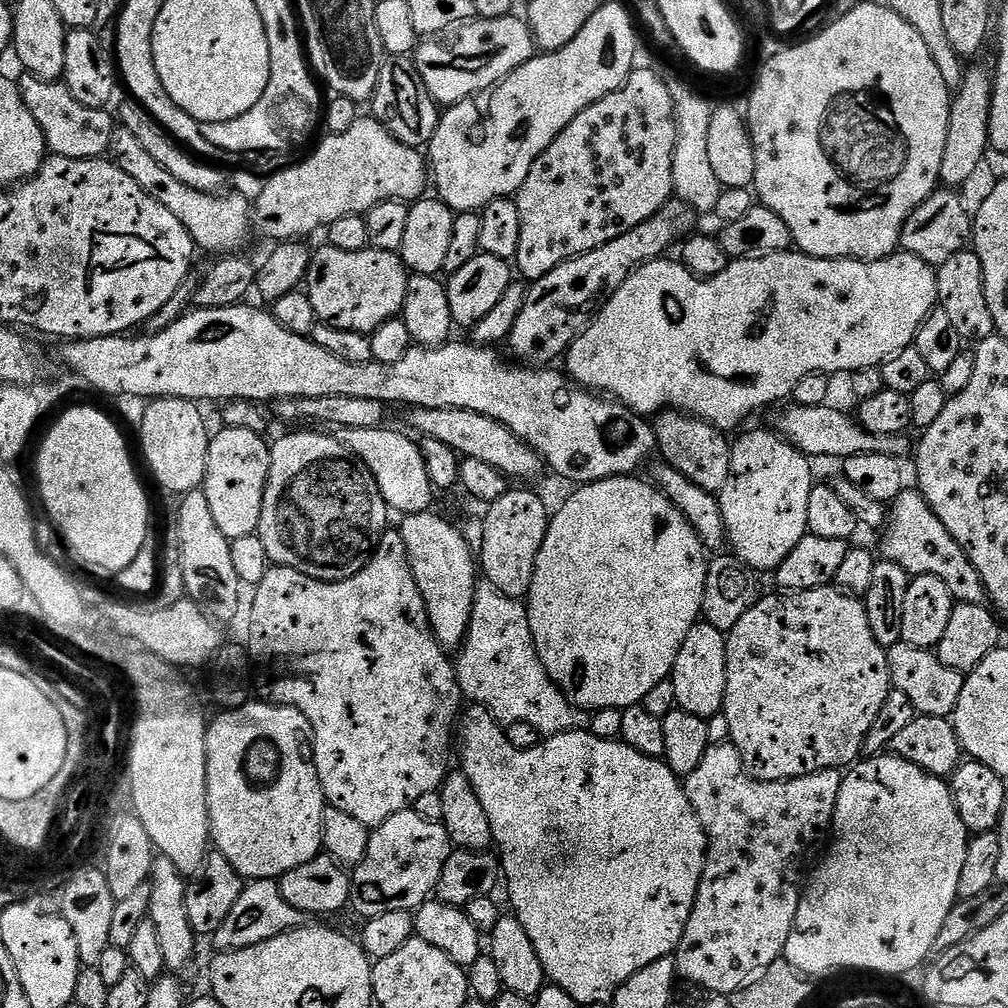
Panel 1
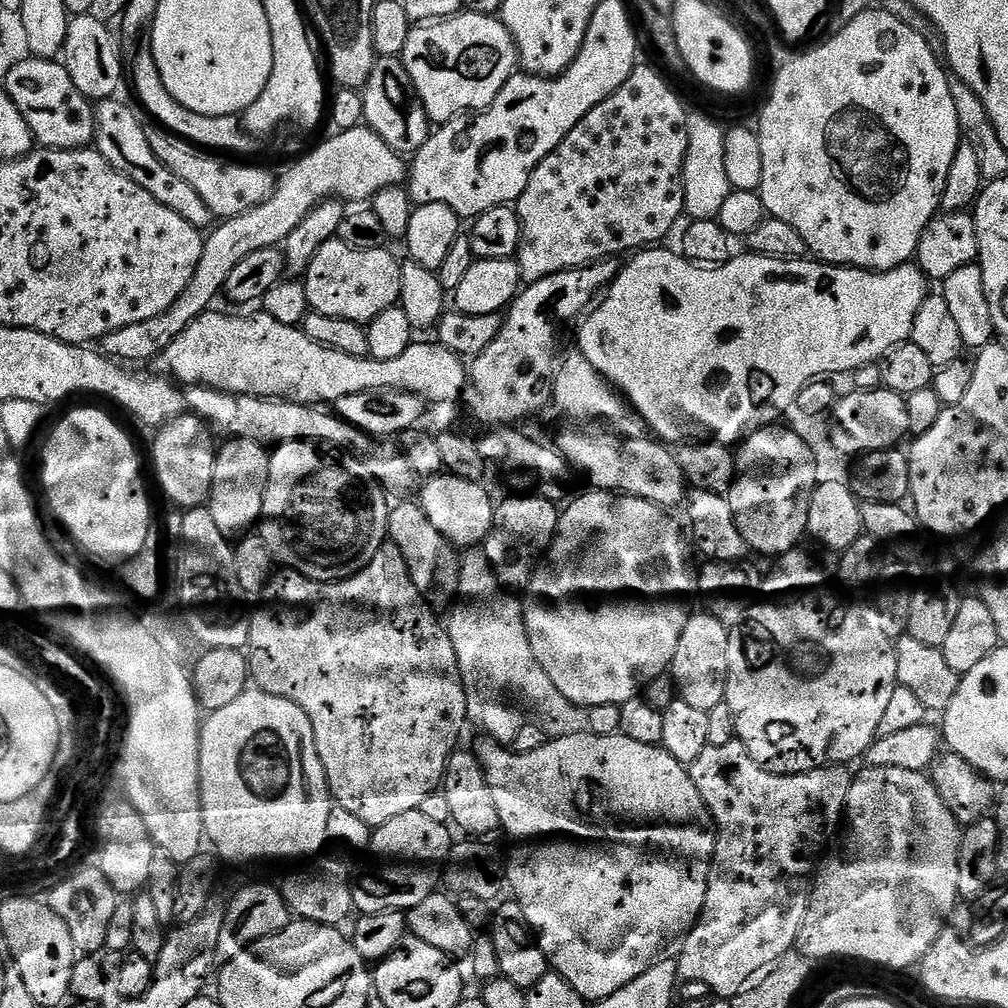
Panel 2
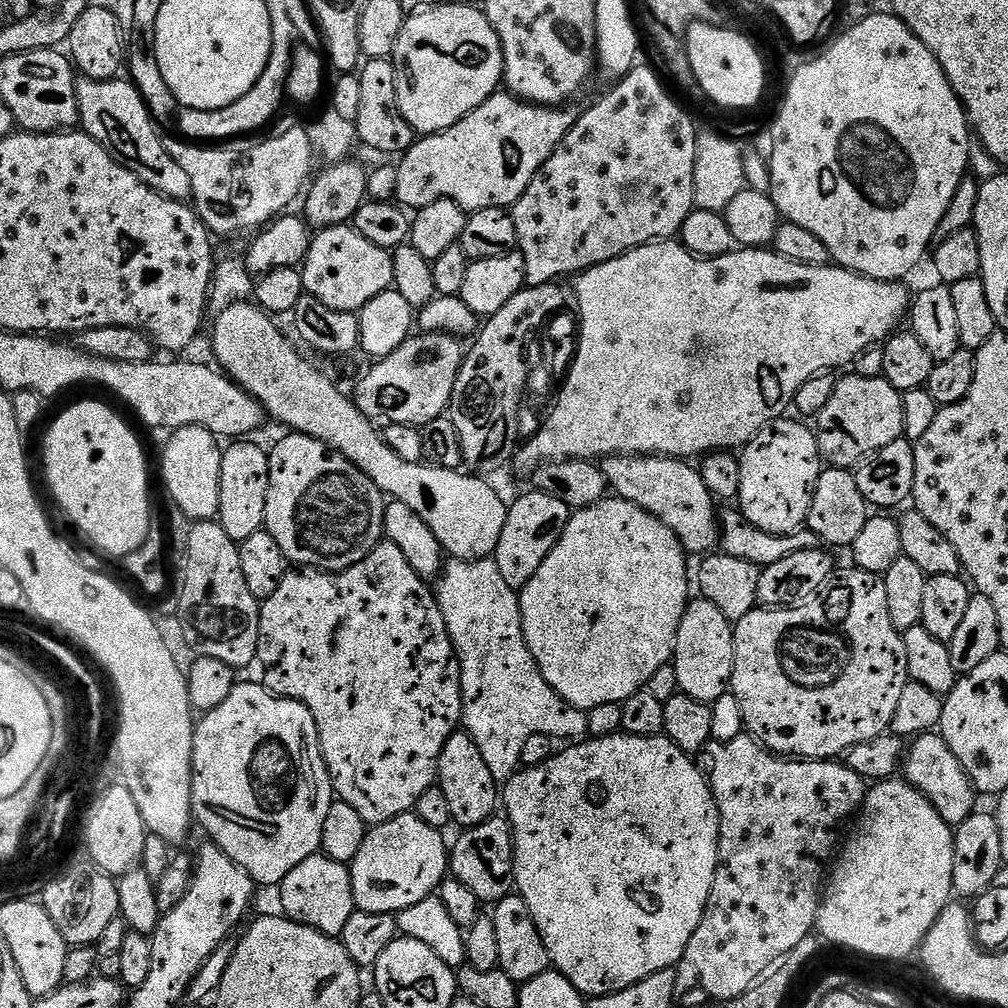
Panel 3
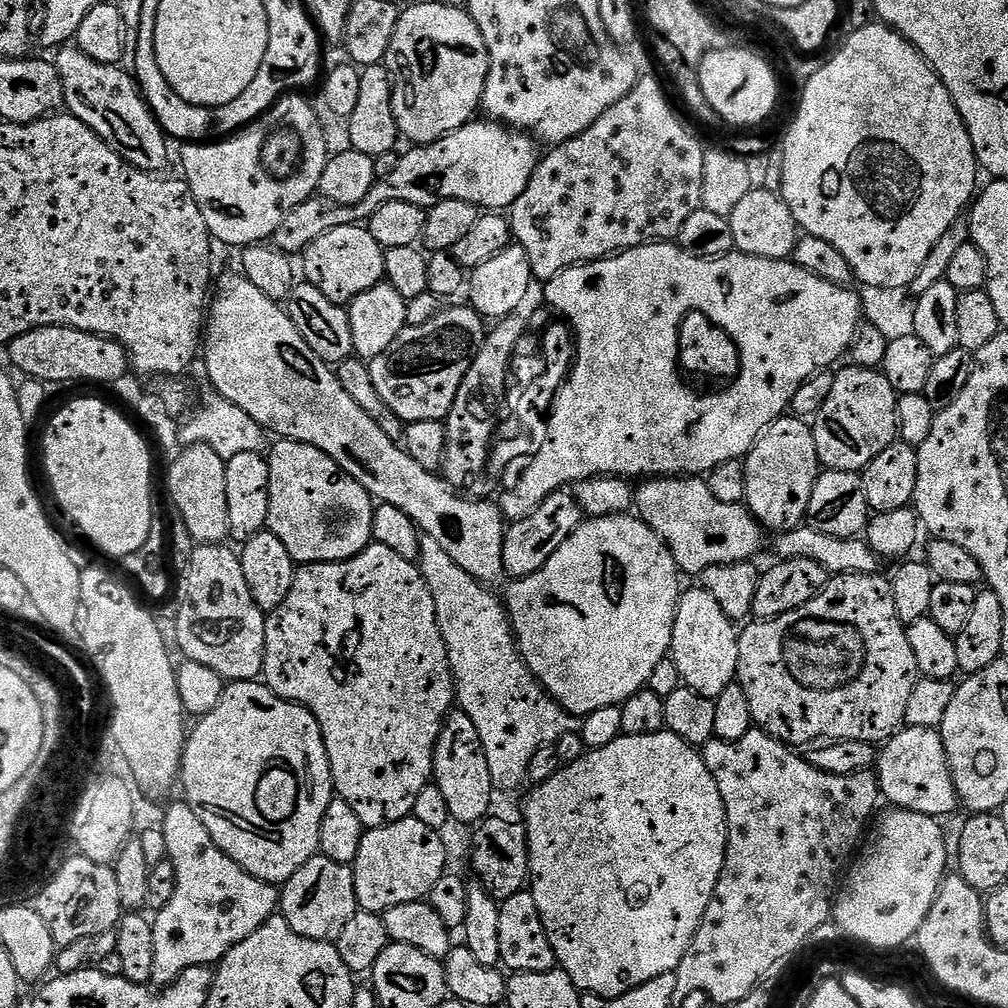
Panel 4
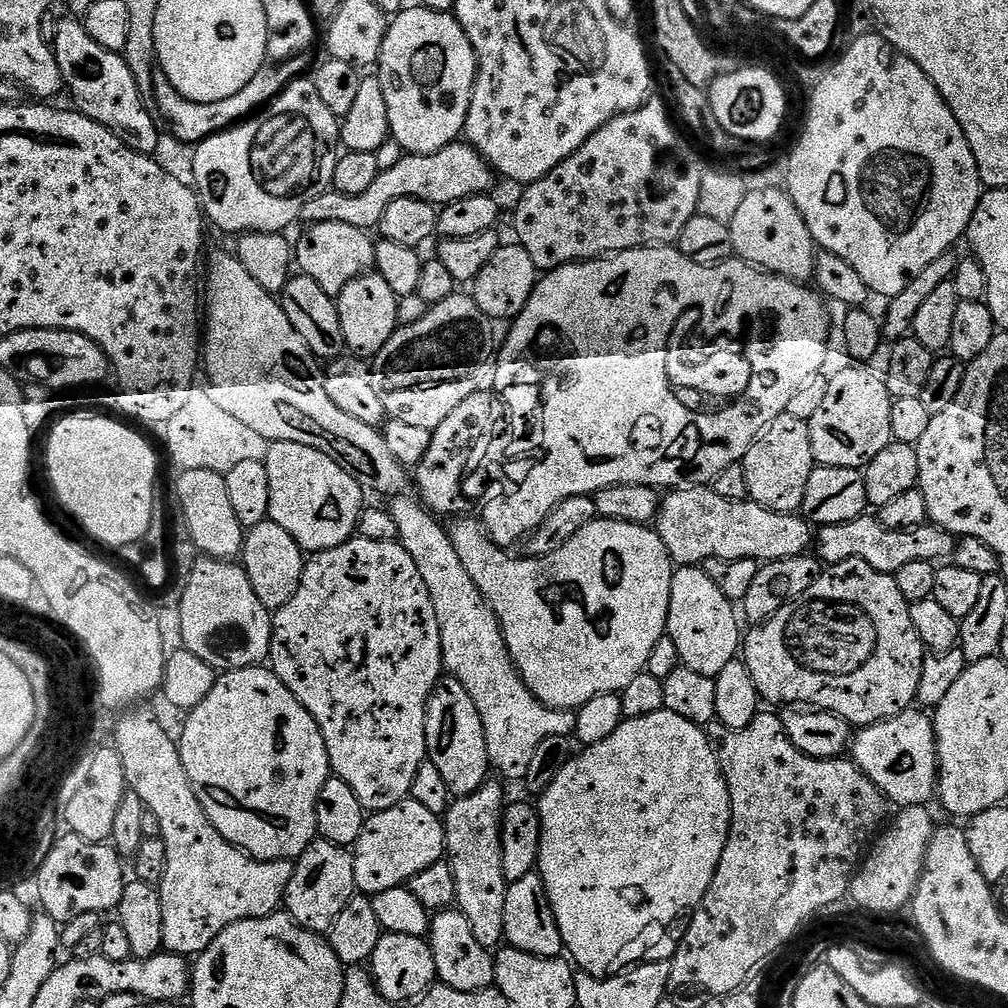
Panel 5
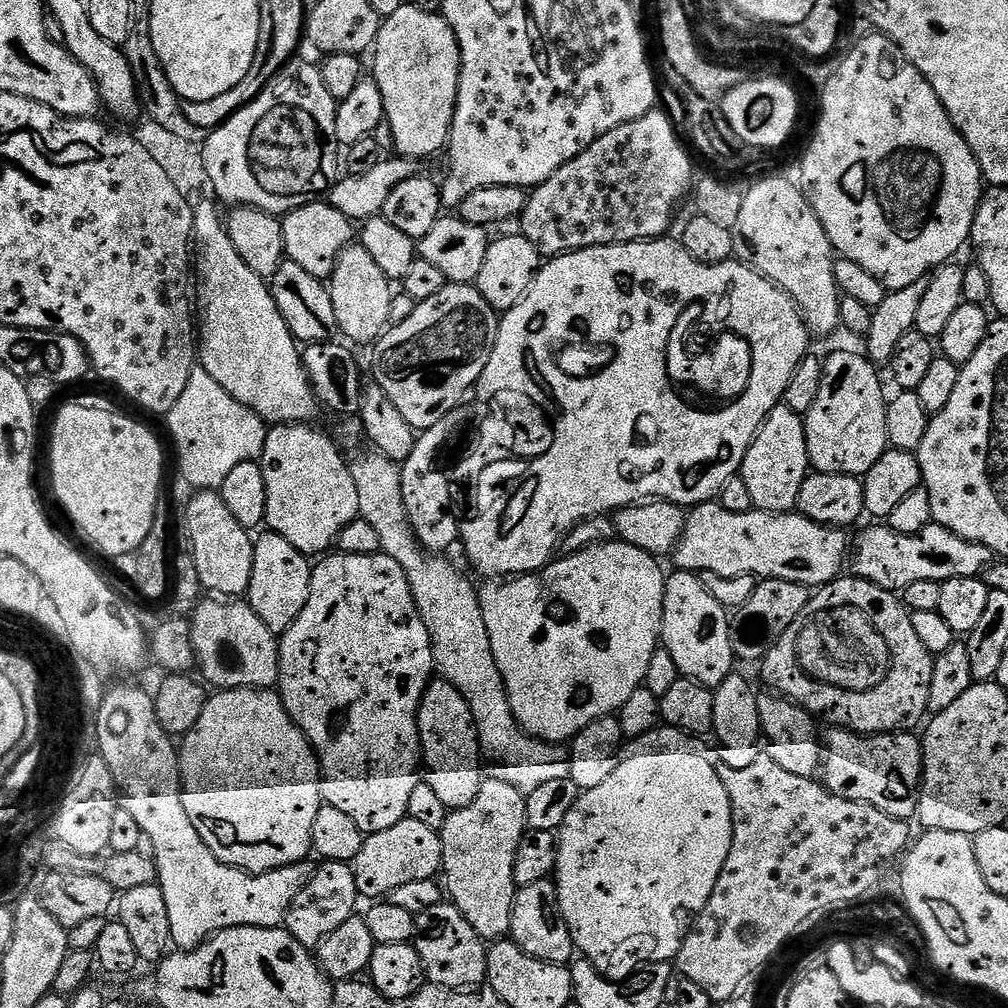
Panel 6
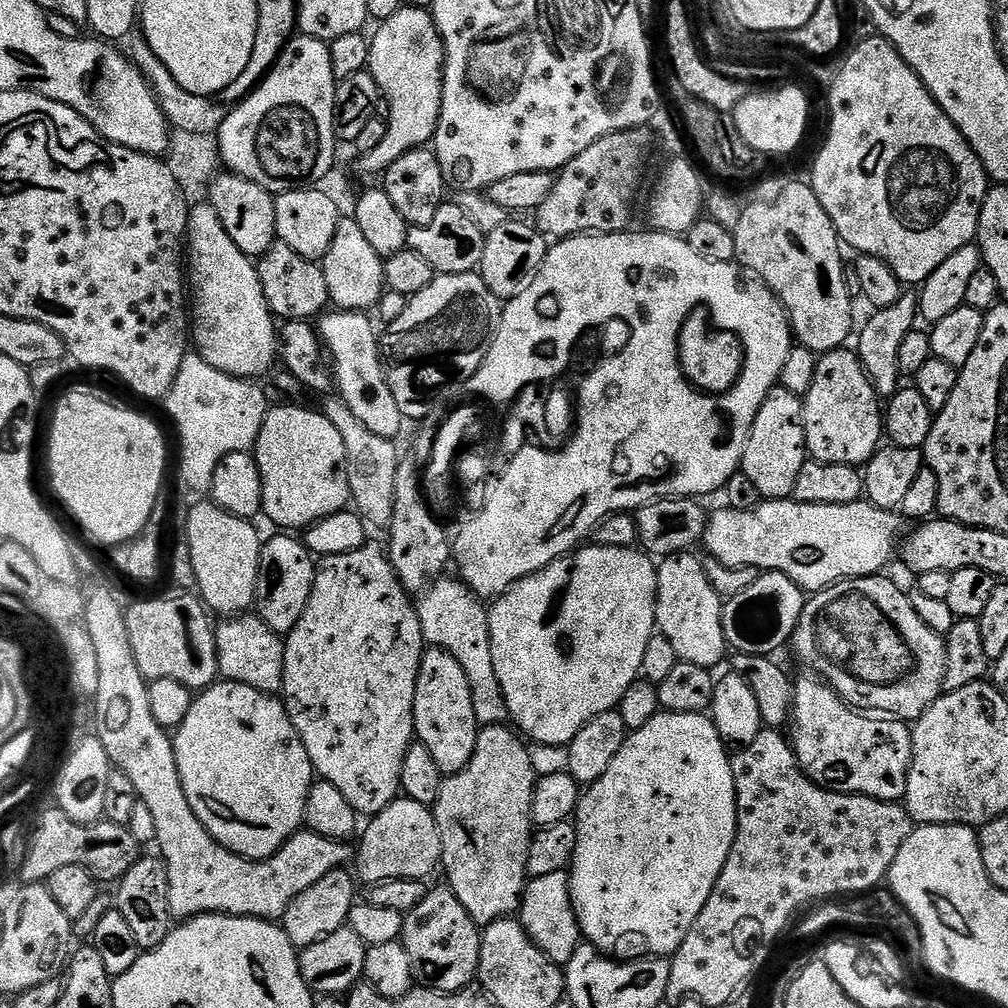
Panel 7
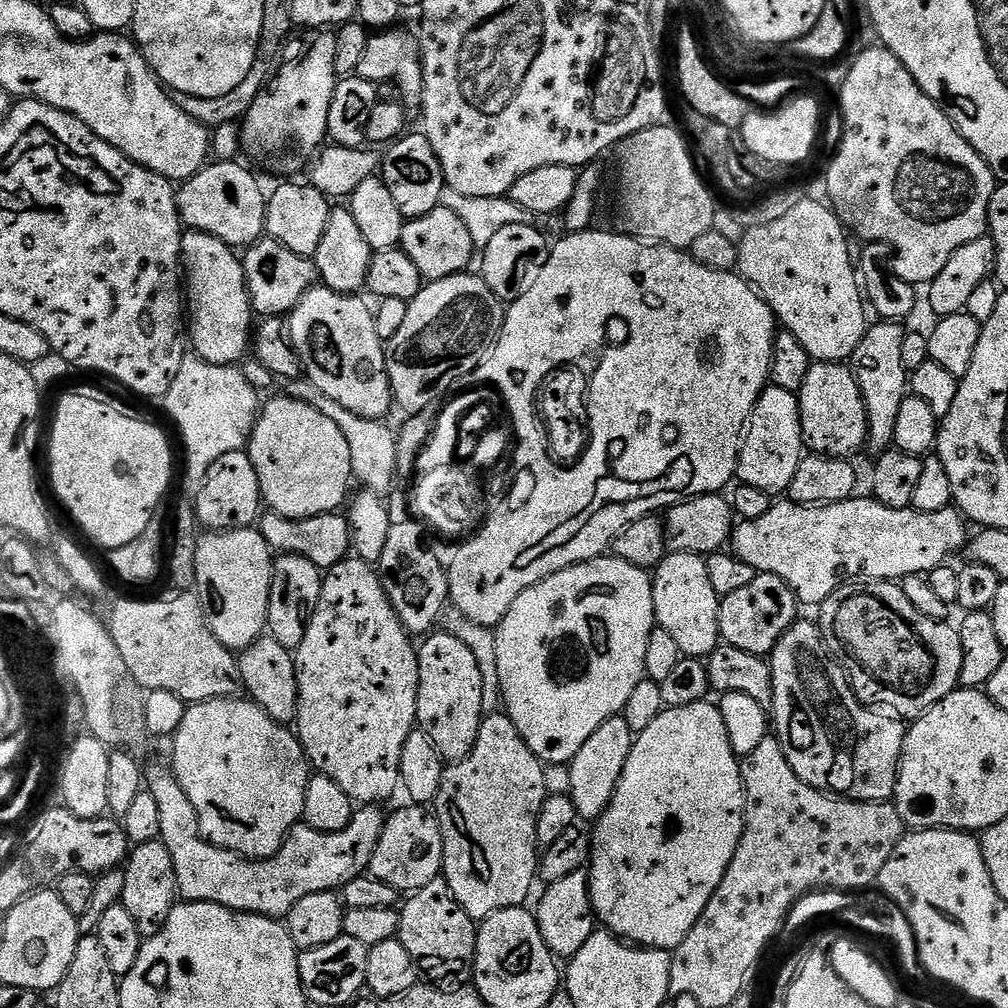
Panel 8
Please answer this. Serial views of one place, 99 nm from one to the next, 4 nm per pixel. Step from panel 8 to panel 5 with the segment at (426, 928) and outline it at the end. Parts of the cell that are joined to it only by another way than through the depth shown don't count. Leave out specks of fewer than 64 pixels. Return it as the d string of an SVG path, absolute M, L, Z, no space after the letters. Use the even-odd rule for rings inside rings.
M445 910L435 913L430 920L430 931L426 937L432 950L434 966L439 983L446 988L463 992L481 992L496 982L496 962L493 953L474 938L470 922L459 910Z

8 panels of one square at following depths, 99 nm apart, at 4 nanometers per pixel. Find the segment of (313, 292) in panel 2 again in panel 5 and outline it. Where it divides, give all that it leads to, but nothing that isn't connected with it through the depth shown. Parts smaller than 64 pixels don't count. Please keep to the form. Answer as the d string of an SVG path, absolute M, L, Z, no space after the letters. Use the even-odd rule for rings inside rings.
M324 218L321 224L308 228L294 240L294 260L299 271L329 290L345 287L355 276L365 273L374 264L374 240L367 231L343 220Z

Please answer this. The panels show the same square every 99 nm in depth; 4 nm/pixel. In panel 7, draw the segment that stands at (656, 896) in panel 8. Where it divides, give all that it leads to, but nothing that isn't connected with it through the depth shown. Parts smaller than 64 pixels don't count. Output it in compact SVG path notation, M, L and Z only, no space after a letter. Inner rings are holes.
M657 712L646 726L629 731L624 738L622 750L610 762L606 774L595 783L587 785L580 797L574 817L576 825L576 845L570 865L570 883L572 885L572 905L580 923L581 937L605 954L621 958L626 962L645 958L670 958L682 946L686 934L694 926L698 914L702 914L702 906L710 898L714 886L718 882L718 874L722 874L722 866L726 866L726 858L730 858L732 843L736 837L736 787L732 773L732 756L729 745L718 734L711 715L678 714L677 712Z

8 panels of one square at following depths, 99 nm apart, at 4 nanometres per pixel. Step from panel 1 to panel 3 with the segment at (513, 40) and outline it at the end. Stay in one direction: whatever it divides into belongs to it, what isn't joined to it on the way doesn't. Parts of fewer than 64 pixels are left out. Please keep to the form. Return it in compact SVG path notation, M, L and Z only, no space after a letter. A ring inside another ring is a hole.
M440 2L434 8L411 13L404 21L402 34L398 34L390 59L399 69L396 82L398 110L402 110L402 118L410 122L413 133L421 137L445 132L466 118L466 114L482 106L482 102L498 91L504 78L504 51L494 26L490 26L479 7L454 6L451 2Z

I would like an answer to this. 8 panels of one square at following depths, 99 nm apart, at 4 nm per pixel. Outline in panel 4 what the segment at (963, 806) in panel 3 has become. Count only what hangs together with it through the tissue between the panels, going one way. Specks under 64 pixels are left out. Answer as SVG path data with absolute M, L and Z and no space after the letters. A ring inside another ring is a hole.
M901 727L879 749L874 768L878 773L883 799L889 800L889 805L913 808L916 812L937 818L945 818L958 808L944 740L935 728Z

